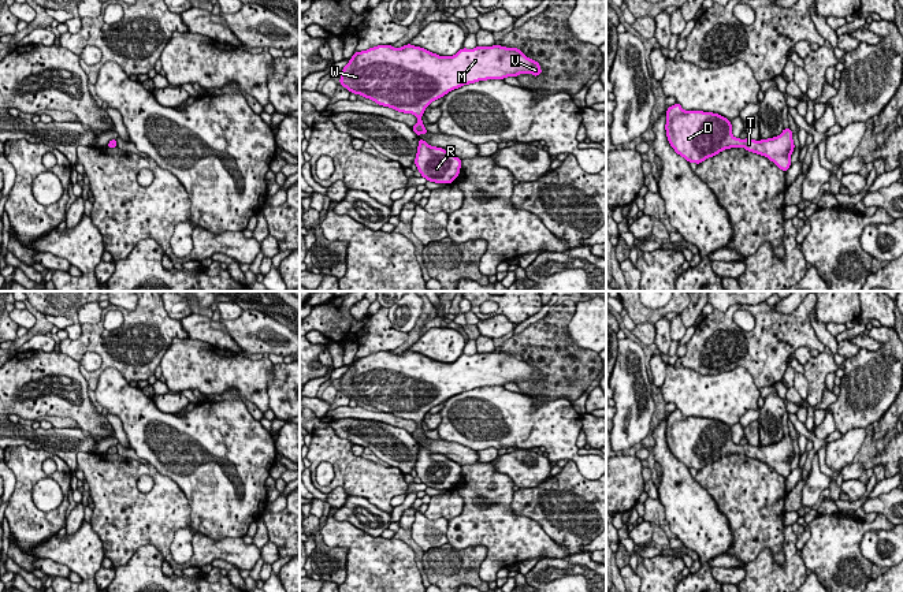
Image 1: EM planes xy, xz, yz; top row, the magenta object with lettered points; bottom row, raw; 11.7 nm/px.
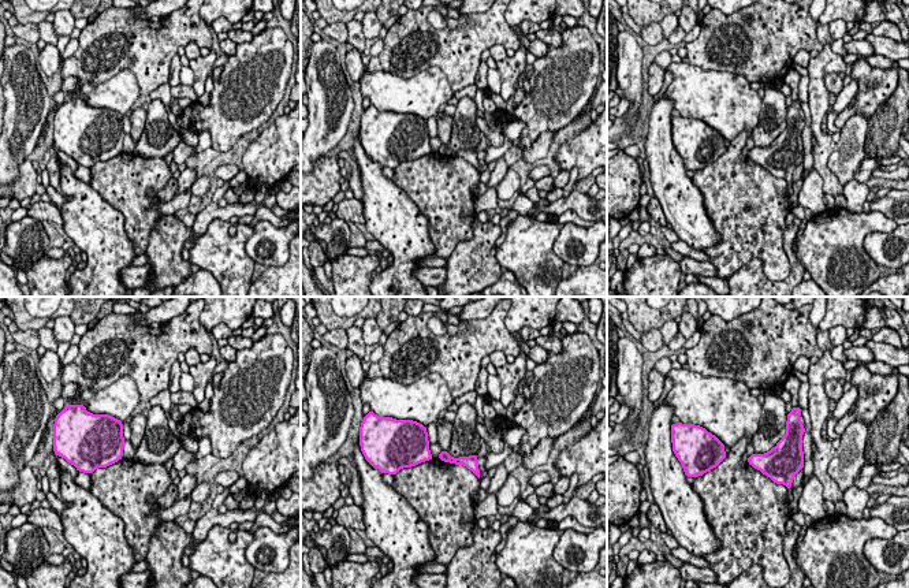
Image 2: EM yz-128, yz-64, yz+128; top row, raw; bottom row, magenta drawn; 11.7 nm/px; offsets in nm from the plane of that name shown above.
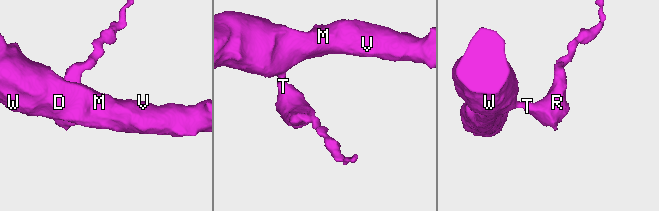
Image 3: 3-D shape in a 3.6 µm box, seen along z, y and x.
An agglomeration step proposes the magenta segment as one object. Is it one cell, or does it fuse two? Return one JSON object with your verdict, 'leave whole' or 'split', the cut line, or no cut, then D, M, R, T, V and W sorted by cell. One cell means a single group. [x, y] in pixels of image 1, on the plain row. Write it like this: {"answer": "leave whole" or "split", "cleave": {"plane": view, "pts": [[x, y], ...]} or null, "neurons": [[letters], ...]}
{"answer": "leave whole", "cleave": null, "neurons": [["D", "M", "R", "T", "V", "W"]]}

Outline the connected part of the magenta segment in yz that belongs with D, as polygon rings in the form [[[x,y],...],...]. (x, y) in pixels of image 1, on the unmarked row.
[[[679,409],[666,417],[666,443],[677,461],[688,469],[701,470],[731,454],[744,454],[773,468],[784,479],[791,473],[795,455],[791,435],[768,446],[740,446],[732,442],[732,431],[725,422],[703,417],[684,417]]]

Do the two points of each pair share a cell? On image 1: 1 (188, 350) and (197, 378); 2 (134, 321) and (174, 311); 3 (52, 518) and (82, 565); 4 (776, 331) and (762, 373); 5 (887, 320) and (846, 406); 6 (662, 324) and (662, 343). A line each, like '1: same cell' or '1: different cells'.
1: same cell
2: different cells
3: different cells
4: same cell
5: different cells
6: same cell

